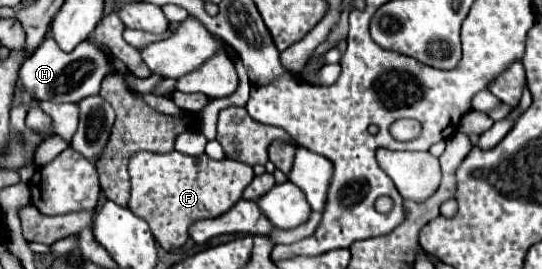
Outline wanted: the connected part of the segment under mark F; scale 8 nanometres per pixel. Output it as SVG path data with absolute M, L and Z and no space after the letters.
M179 151L165 155L137 153L129 161L131 199L129 209L147 221L153 237L165 251L179 249L189 239L189 227L201 219L213 219L227 213L253 181L253 169L235 159L215 161L205 153L189 157Z

